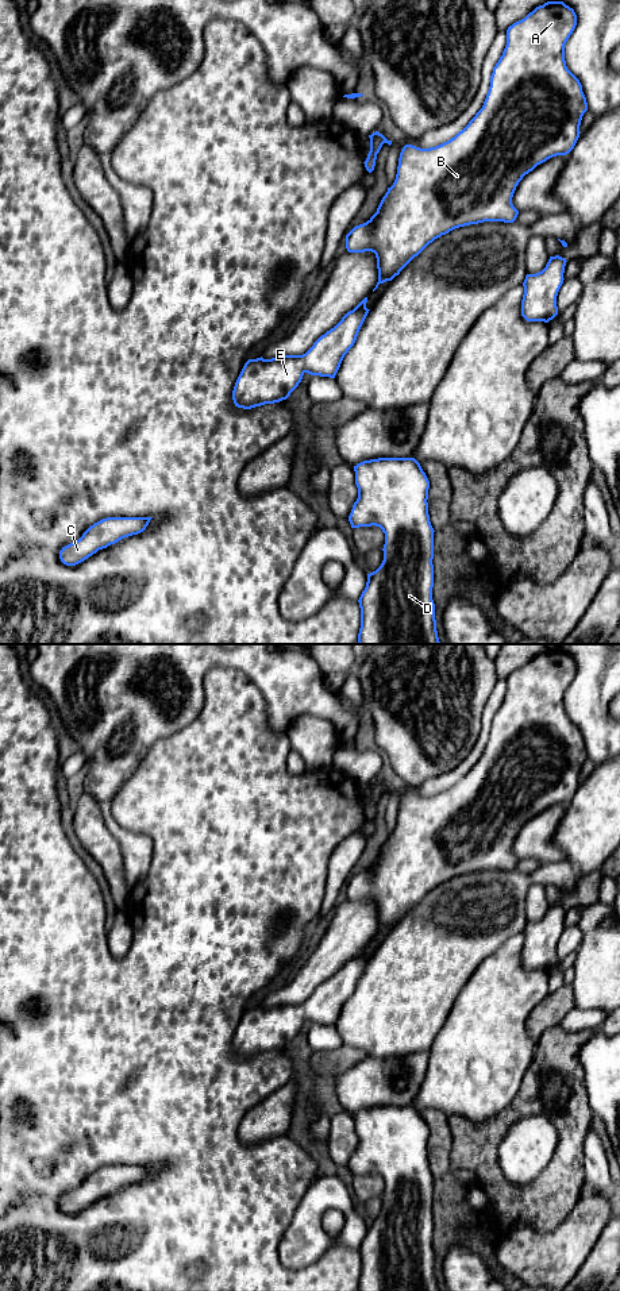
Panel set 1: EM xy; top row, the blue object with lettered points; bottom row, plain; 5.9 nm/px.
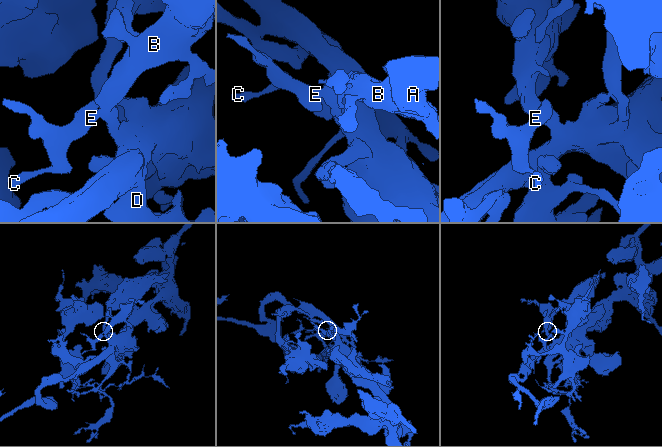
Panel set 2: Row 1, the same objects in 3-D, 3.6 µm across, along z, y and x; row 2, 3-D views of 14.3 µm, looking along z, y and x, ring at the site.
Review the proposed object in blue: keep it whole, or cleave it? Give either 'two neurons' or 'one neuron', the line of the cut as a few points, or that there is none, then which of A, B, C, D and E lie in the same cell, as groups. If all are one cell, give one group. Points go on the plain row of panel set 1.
one neuron; cut none; groups A B C D E

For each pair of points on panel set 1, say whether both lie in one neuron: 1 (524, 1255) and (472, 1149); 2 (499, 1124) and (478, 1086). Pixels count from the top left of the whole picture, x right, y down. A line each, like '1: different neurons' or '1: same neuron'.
1: different neurons
2: different neurons

